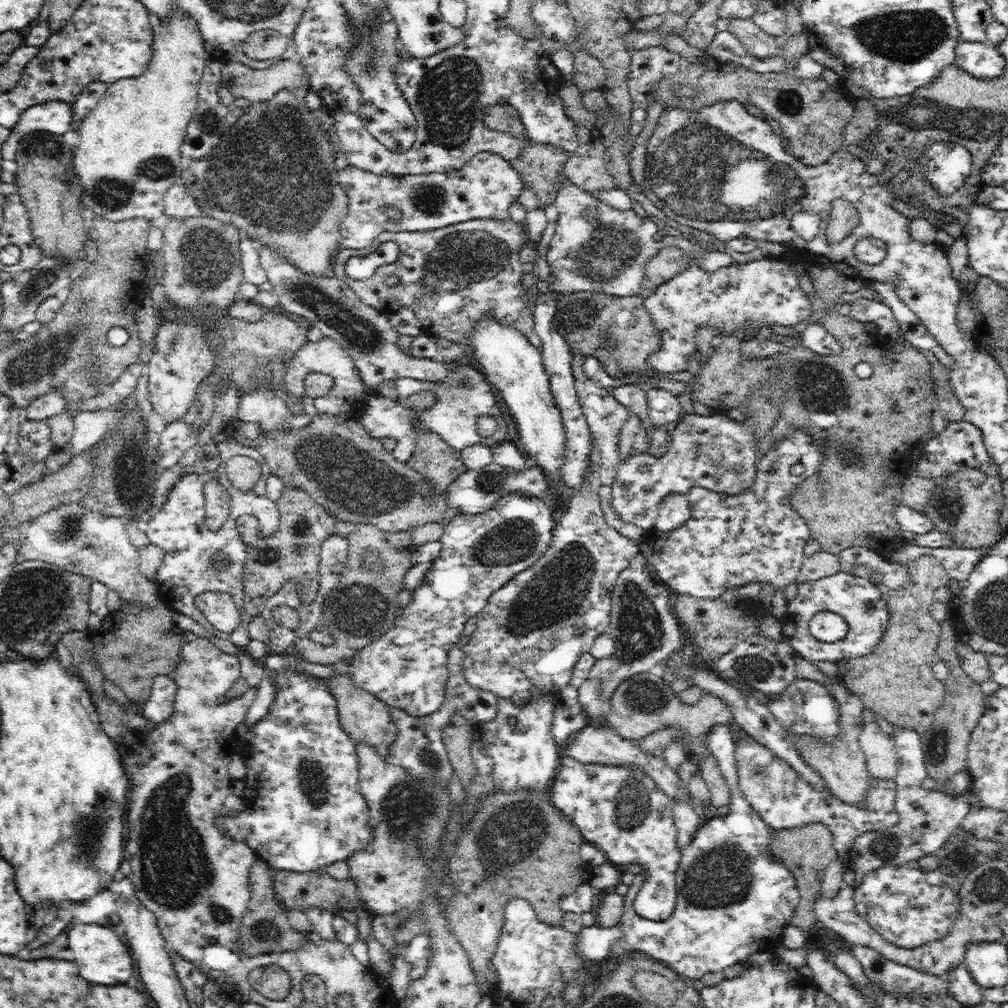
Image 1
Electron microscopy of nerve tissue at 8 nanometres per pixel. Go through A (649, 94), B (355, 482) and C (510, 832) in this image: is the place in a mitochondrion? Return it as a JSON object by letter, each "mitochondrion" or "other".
{"A":"other","B":"mitochondrion","C":"mitochondrion"}

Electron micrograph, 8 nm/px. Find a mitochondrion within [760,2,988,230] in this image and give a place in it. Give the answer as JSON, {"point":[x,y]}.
{"point":[901,36]}

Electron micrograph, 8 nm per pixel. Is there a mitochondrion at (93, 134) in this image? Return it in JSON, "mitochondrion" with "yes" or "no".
{"mitochondrion":"no"}

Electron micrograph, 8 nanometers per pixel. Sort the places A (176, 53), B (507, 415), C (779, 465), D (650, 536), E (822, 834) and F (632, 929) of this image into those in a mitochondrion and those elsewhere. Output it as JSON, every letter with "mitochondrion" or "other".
{"A":"other","B":"other","C":"mitochondrion","D":"other","E":"other","F":"other"}

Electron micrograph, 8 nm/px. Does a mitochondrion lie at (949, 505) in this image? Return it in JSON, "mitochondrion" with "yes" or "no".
{"mitochondrion":"yes"}

